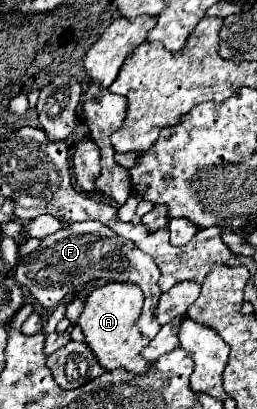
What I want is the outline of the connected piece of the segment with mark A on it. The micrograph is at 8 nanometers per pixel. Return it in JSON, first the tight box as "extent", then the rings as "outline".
{"extent":[78,283,152,373],"outline":[[[106,283],[96,287],[84,301],[84,309],[78,317],[78,325],[86,337],[88,347],[96,355],[102,369],[112,371],[124,367],[132,373],[144,373],[152,363],[140,357],[140,351],[150,341],[138,331],[136,315],[140,315],[140,307],[144,303],[144,295],[136,285],[128,283]]]}

